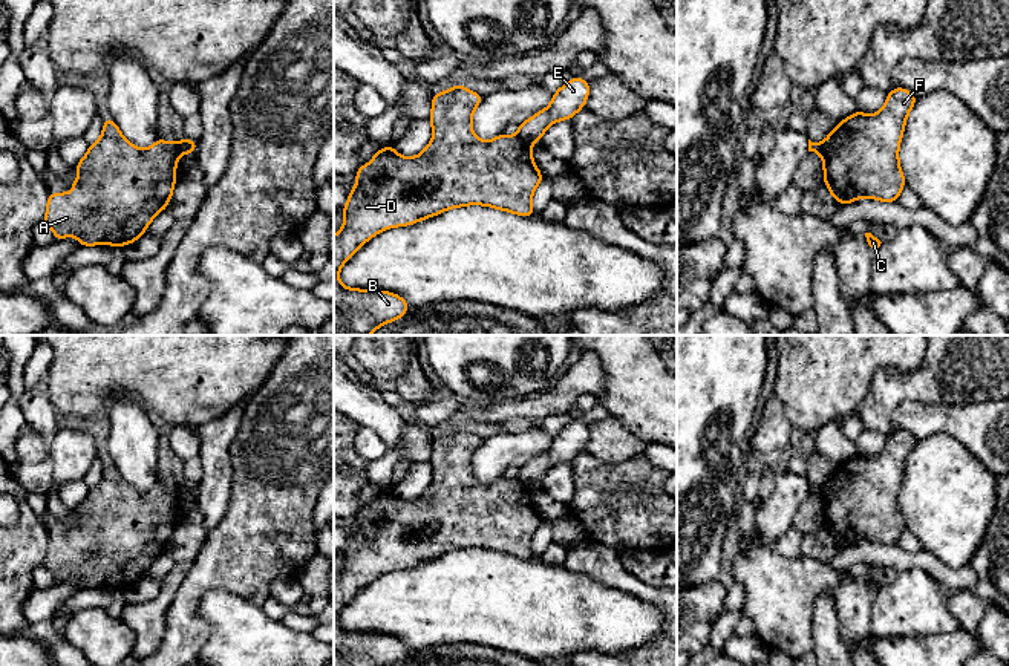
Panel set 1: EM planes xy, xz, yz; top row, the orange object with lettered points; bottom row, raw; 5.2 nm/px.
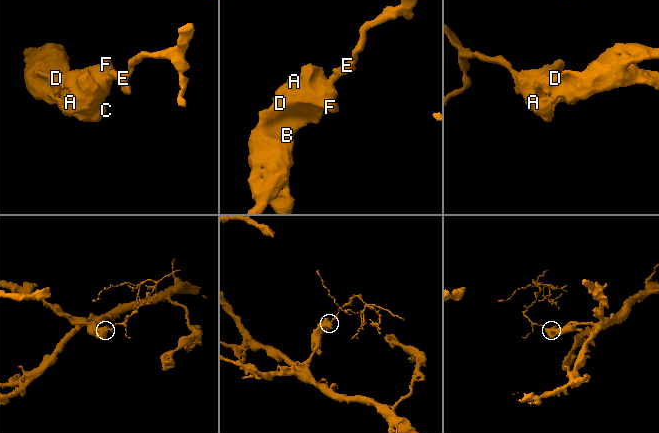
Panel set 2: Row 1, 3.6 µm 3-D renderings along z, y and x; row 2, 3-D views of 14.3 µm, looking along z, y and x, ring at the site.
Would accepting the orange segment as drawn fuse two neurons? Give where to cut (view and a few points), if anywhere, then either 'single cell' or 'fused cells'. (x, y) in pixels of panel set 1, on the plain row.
cut in xz along (518, 478), (532, 487); fused cells

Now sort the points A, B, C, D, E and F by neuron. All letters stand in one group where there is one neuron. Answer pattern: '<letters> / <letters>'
A B C D F / E

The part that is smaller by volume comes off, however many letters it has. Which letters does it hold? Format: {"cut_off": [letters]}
{"cut_off": ["E"]}

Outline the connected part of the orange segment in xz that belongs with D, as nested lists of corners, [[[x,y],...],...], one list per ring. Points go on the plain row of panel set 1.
[[[461,426],[433,436],[429,459],[433,481],[420,498],[404,501],[393,488],[387,488],[380,491],[369,507],[357,511],[357,528],[349,533],[348,547],[341,551],[343,571],[334,579],[334,666],[390,666],[406,658],[409,648],[398,637],[354,632],[338,623],[343,606],[380,574],[407,570],[464,548],[487,548],[525,560],[536,557],[531,539],[544,519],[533,504],[533,487],[505,476],[491,484],[478,482],[472,472],[472,459],[482,441]]]

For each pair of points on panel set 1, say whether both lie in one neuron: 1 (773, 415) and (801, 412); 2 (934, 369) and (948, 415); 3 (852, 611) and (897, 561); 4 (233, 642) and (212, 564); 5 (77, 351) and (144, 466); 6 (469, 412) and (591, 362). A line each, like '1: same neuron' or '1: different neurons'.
1: different neurons
2: different neurons
3: different neurons
4: different neurons
5: different neurons
6: same neuron

